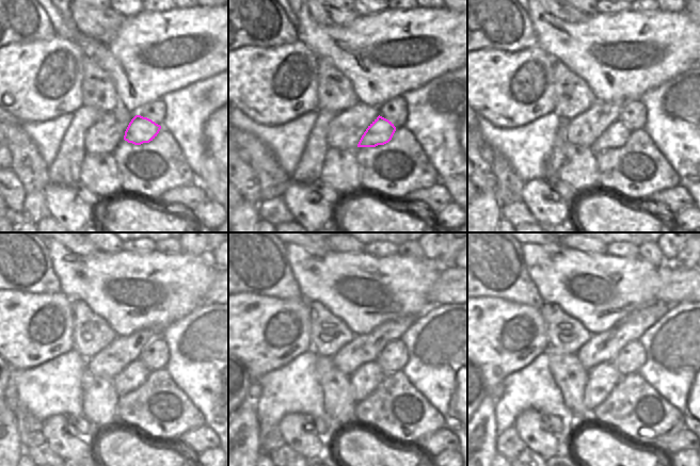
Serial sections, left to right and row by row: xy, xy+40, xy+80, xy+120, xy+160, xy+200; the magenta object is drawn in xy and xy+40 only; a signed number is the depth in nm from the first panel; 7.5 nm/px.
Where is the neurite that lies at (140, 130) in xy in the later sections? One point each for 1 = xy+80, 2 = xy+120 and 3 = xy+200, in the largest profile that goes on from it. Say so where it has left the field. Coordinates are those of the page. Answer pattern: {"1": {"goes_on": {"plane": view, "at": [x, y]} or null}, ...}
{"1": {"goes_on": {"plane": "xy+80", "at": [617, 133]}}, "2": {"goes_on": {"plane": "xy+120", "at": [134, 374]}}, "3": {"goes_on": {"plane": "xy+200", "at": [602, 379]}}}

